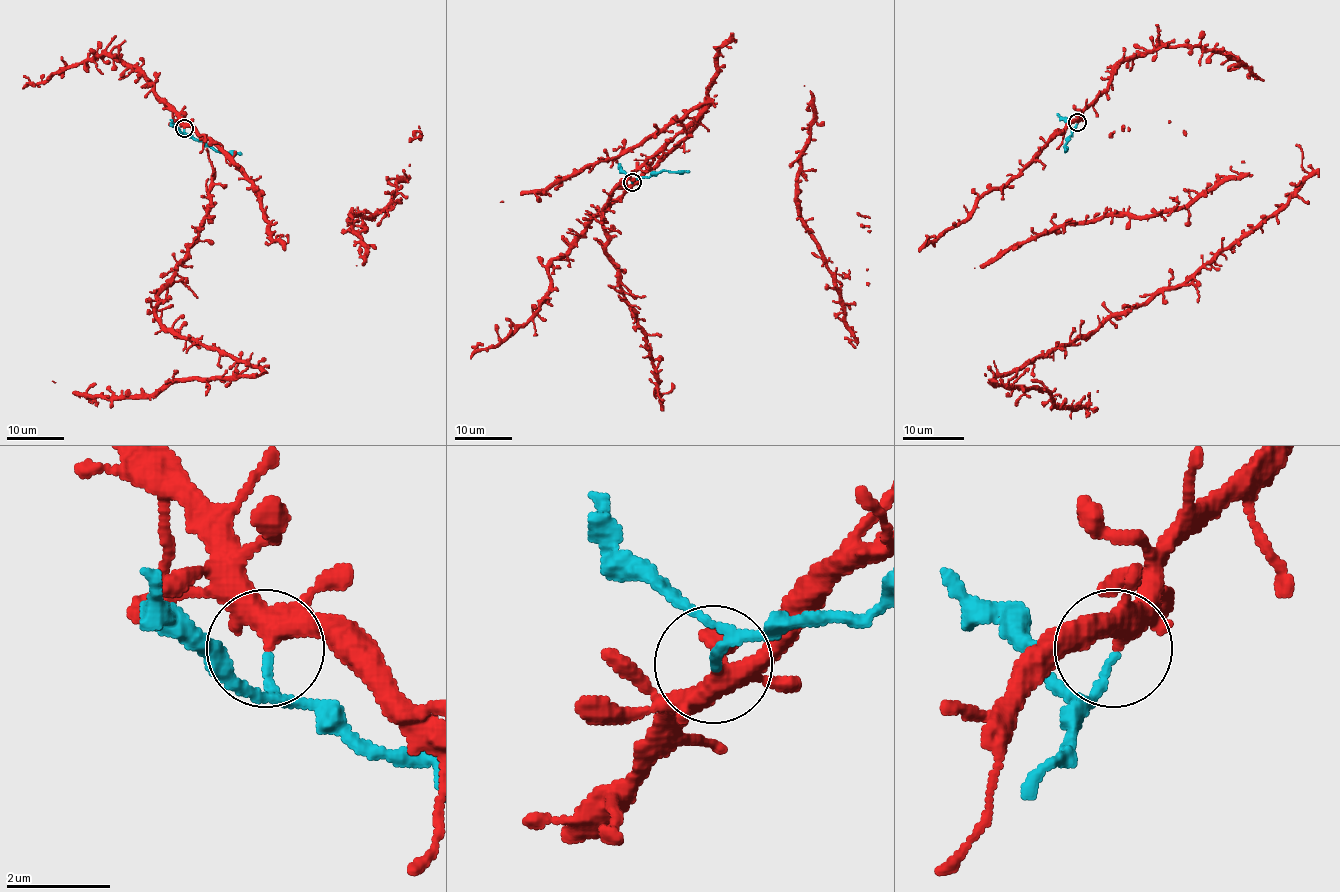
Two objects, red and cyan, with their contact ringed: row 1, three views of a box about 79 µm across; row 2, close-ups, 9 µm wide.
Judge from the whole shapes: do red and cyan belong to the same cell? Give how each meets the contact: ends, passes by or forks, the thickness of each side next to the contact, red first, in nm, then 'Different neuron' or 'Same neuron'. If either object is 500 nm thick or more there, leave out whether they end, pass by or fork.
At the ring red forks. At the ring cyan ends. Thickness 300 nm (red) against 170 nm. Different neuron

